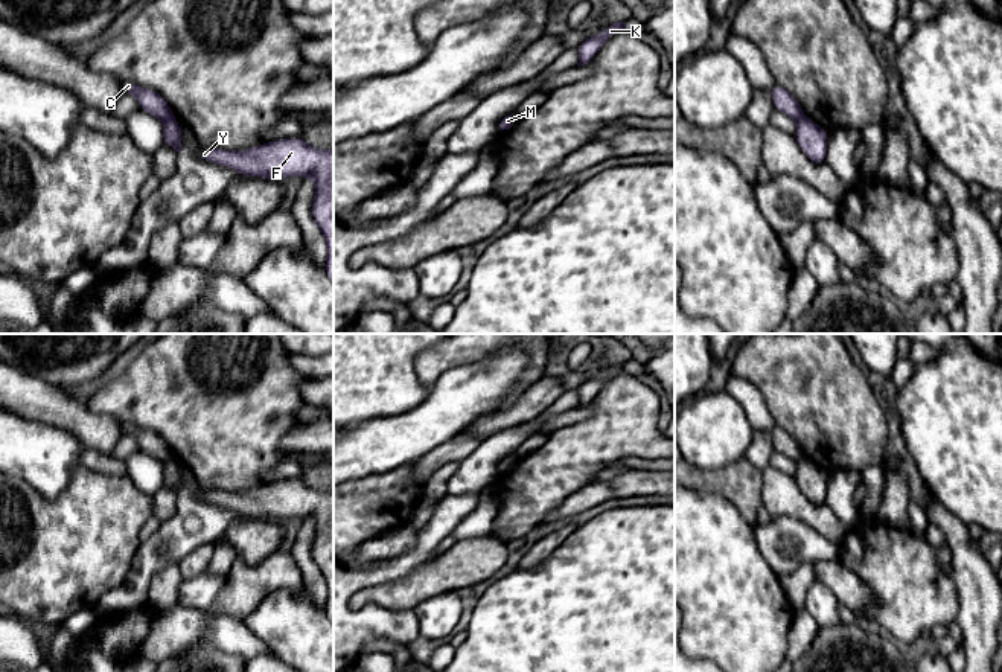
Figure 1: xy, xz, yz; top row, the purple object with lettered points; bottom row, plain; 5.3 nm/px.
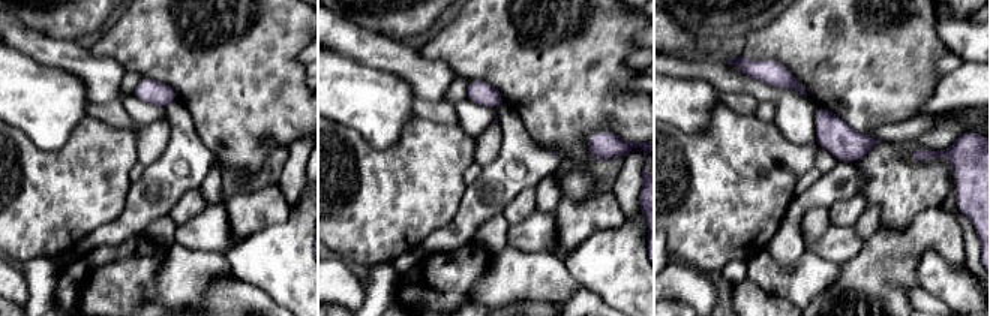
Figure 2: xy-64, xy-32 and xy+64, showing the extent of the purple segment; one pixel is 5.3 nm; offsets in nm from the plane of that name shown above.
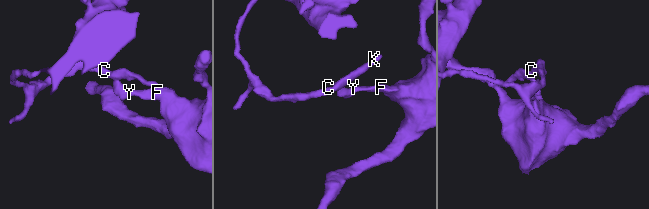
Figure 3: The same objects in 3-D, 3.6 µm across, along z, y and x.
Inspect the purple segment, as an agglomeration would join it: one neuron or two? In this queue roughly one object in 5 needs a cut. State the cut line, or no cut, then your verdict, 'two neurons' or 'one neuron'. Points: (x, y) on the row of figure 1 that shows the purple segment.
xy (172, 116), (163, 121) | two neurons

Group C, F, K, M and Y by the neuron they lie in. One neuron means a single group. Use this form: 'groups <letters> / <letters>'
groups C K / F M Y

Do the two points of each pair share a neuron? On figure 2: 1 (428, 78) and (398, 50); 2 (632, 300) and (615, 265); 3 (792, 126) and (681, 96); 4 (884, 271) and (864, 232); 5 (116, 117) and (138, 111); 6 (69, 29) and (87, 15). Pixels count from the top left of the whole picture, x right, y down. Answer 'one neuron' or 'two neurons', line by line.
1: one neuron
2: one neuron
3: two neurons
4: two neurons
5: two neurons
6: one neuron

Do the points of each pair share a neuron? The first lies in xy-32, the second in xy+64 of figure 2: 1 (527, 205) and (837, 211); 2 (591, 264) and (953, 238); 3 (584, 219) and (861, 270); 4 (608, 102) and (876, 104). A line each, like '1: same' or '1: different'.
1: same
2: different
3: same
4: same

